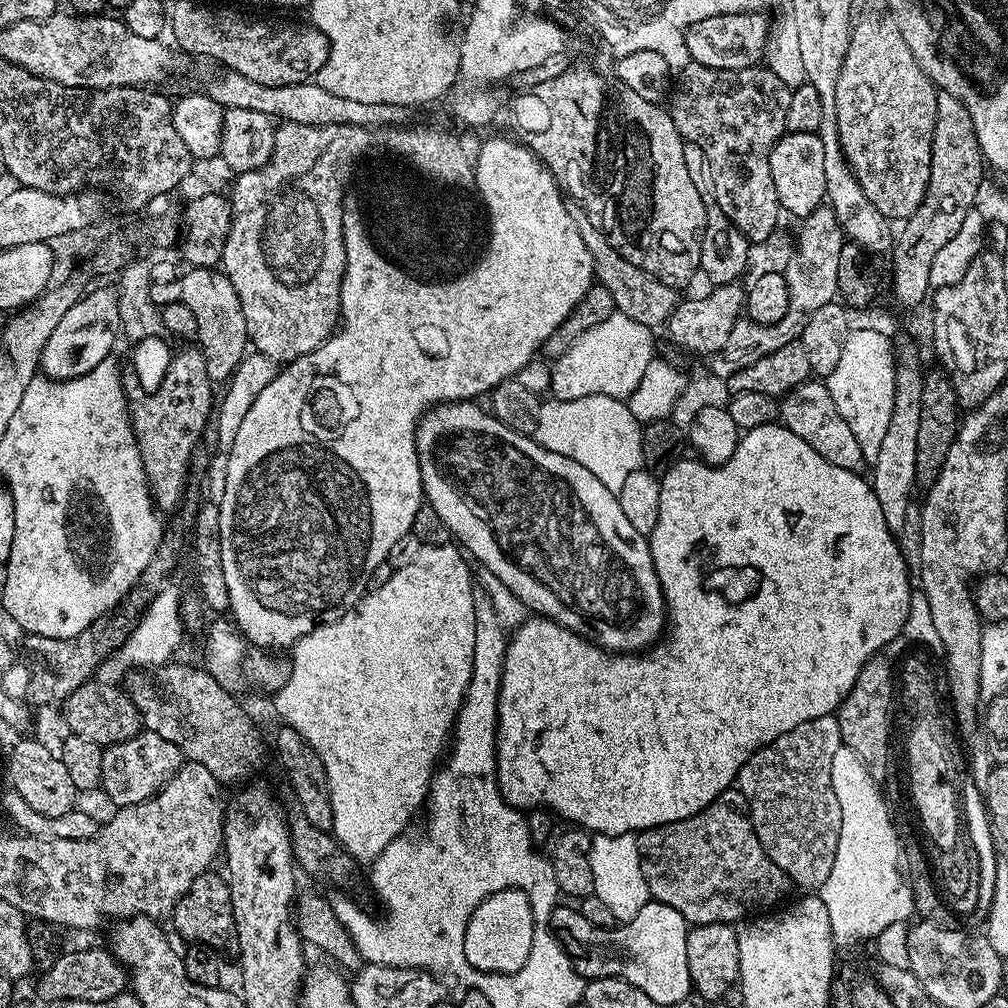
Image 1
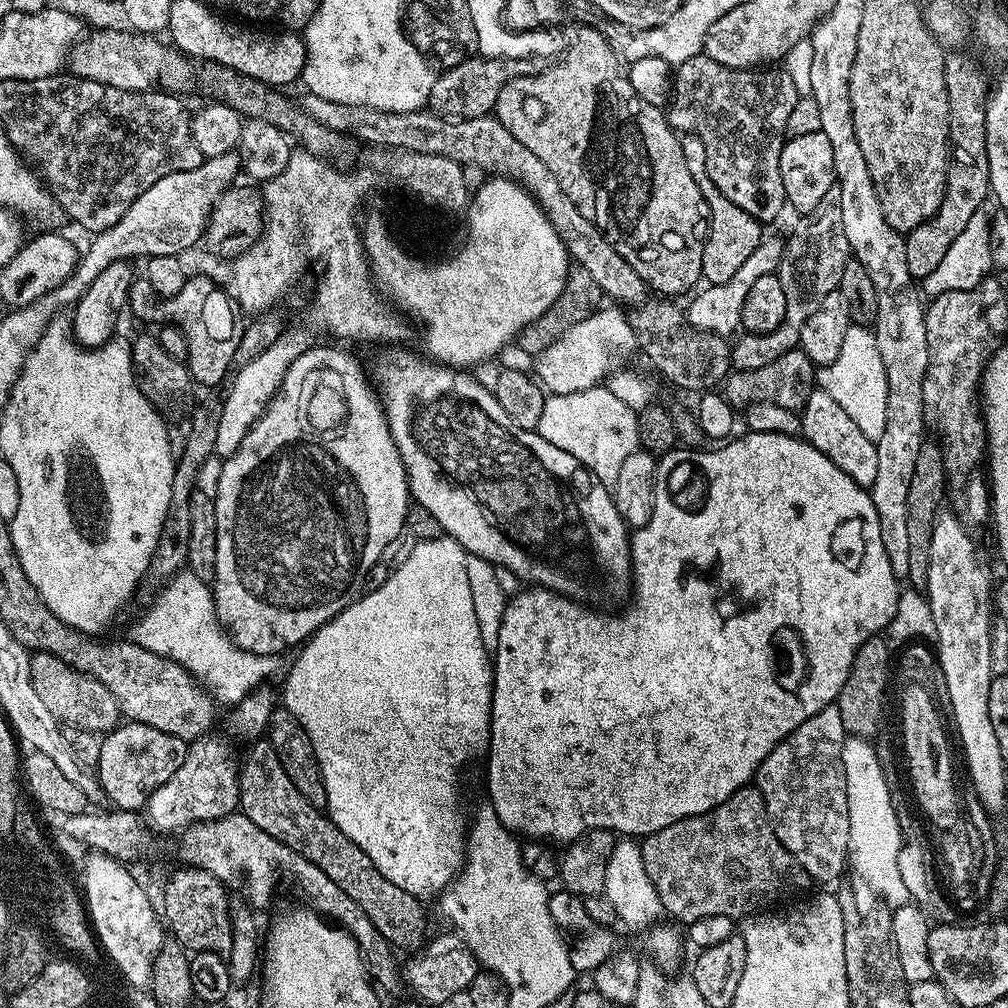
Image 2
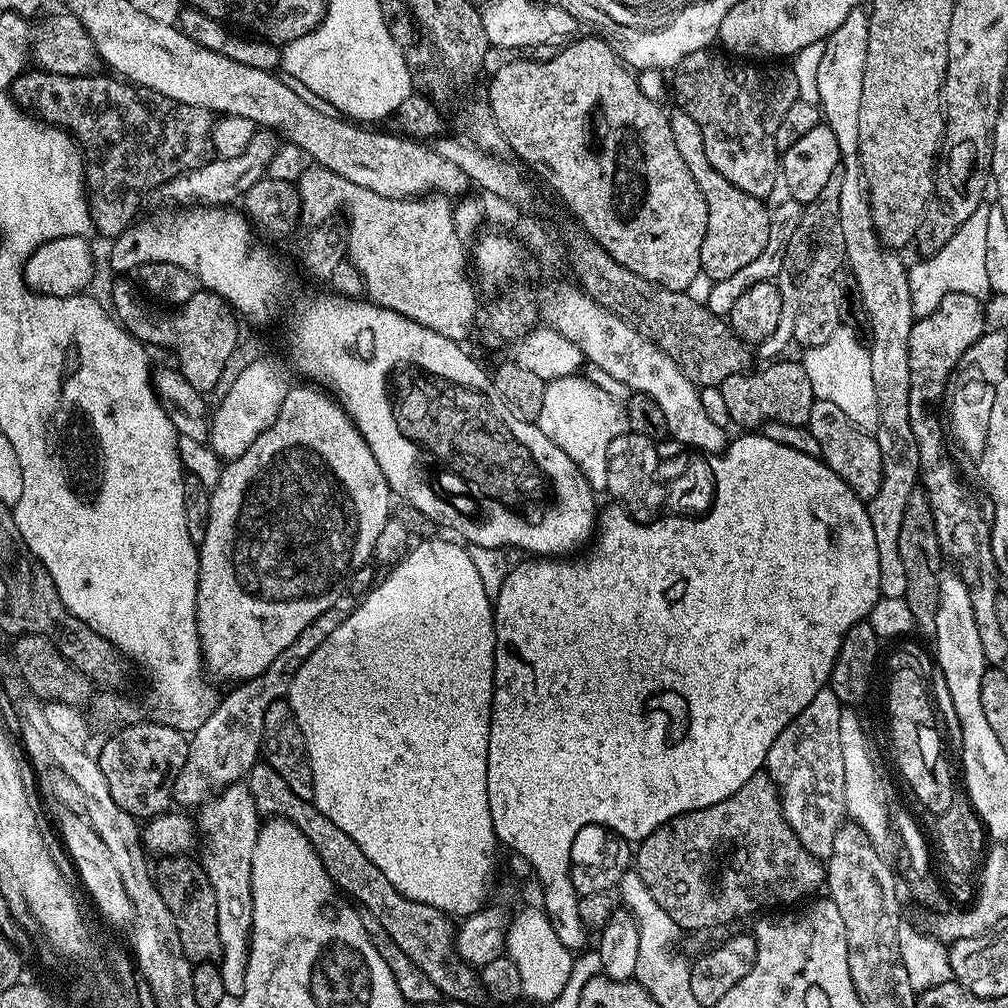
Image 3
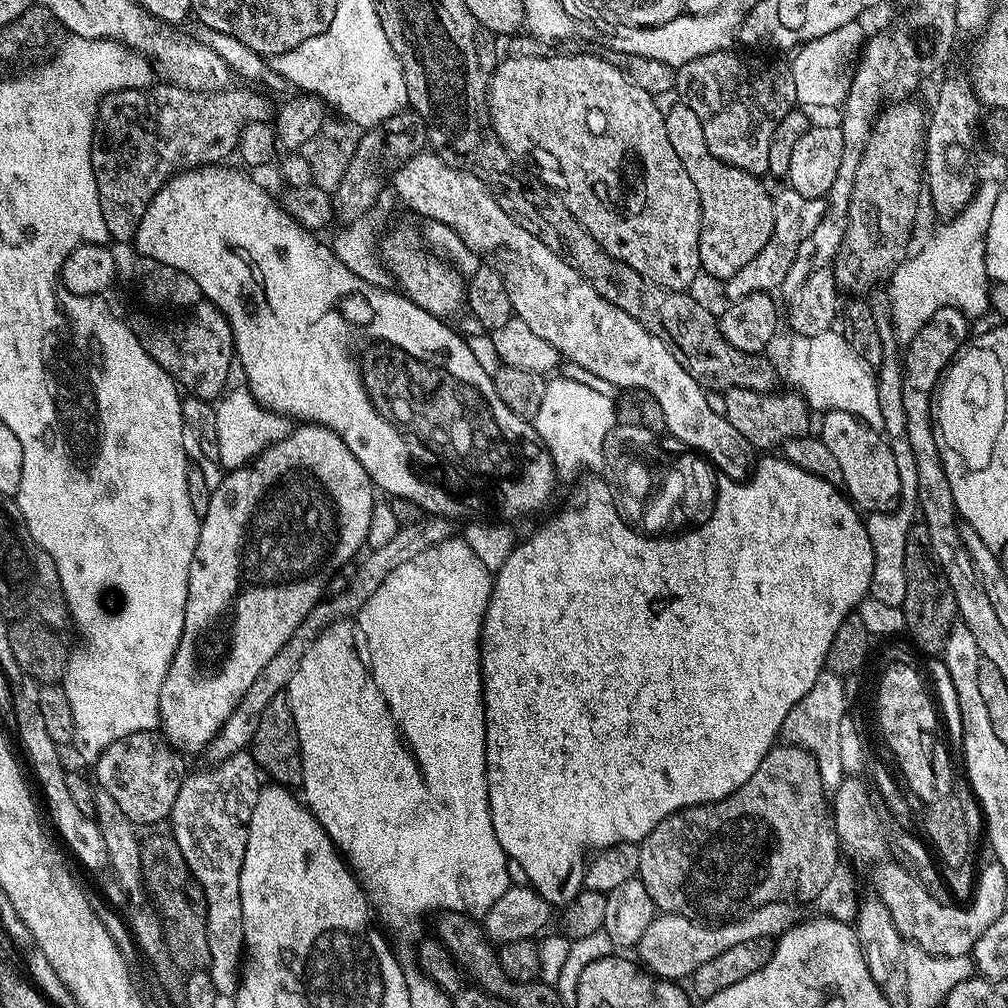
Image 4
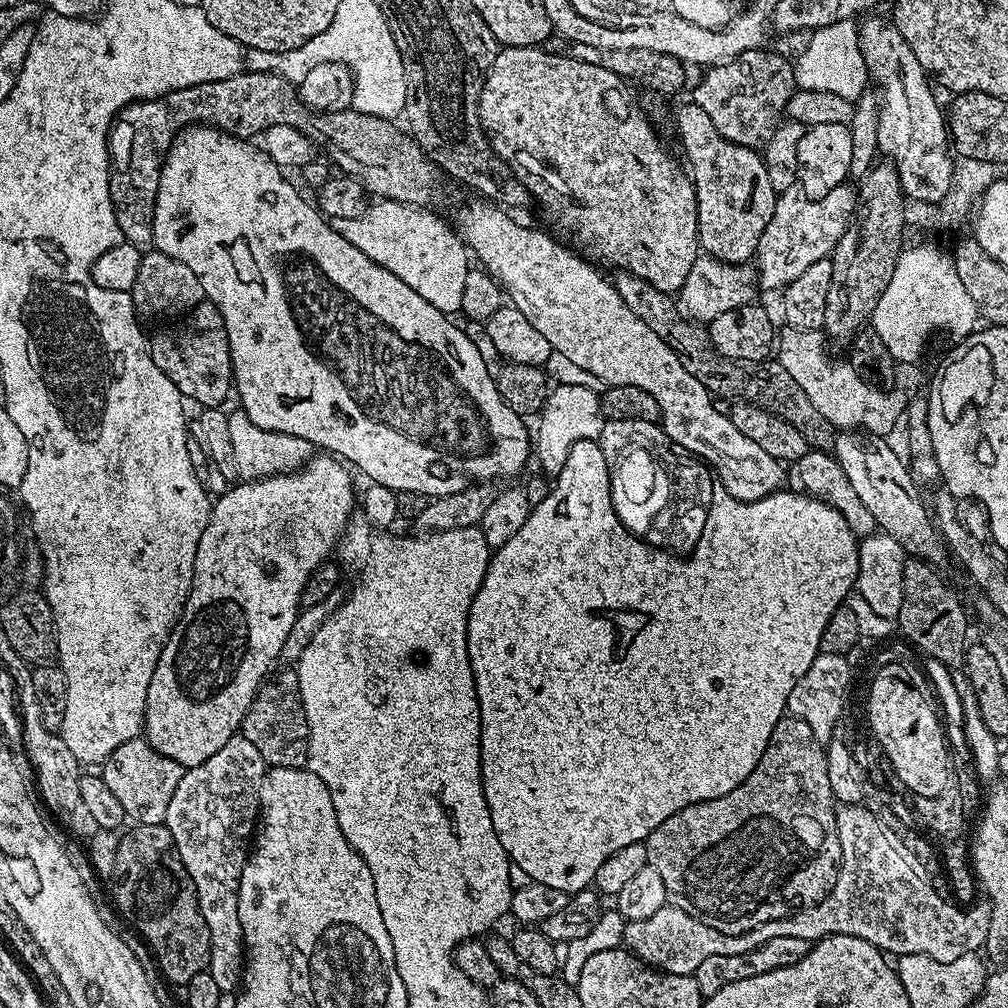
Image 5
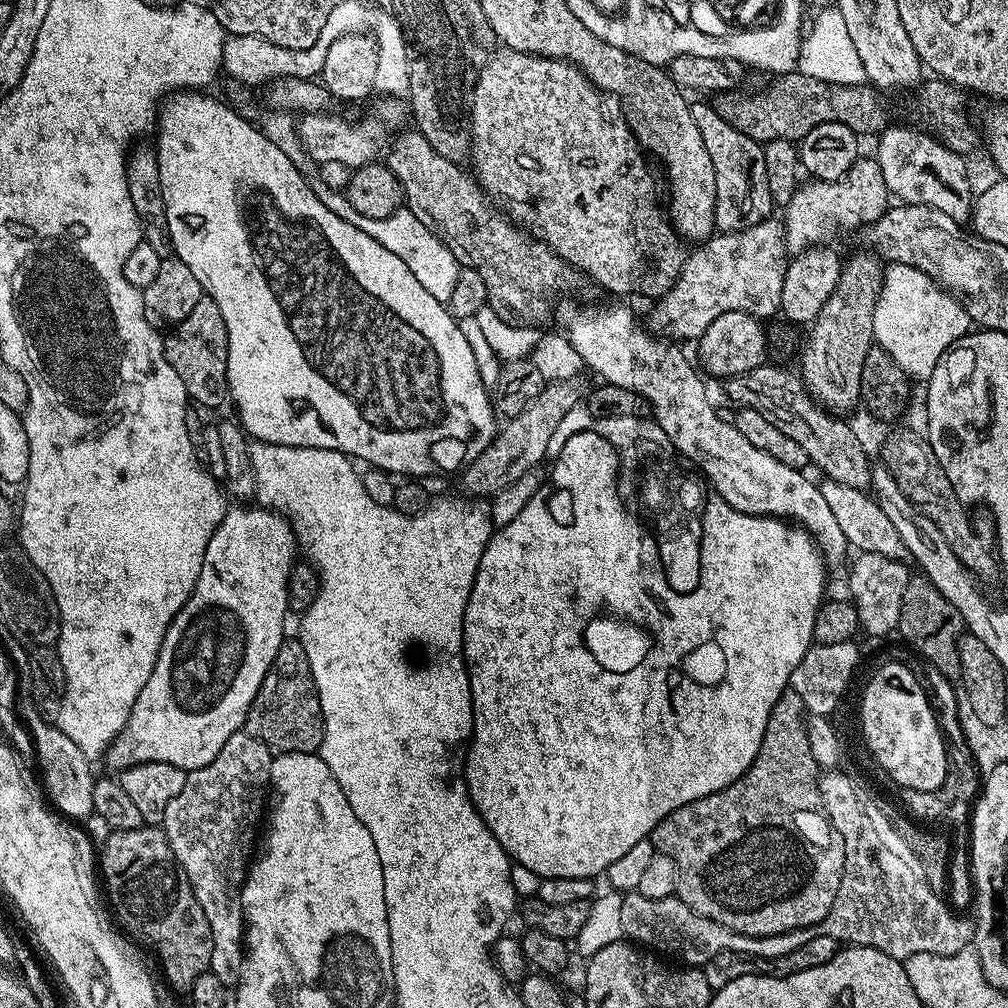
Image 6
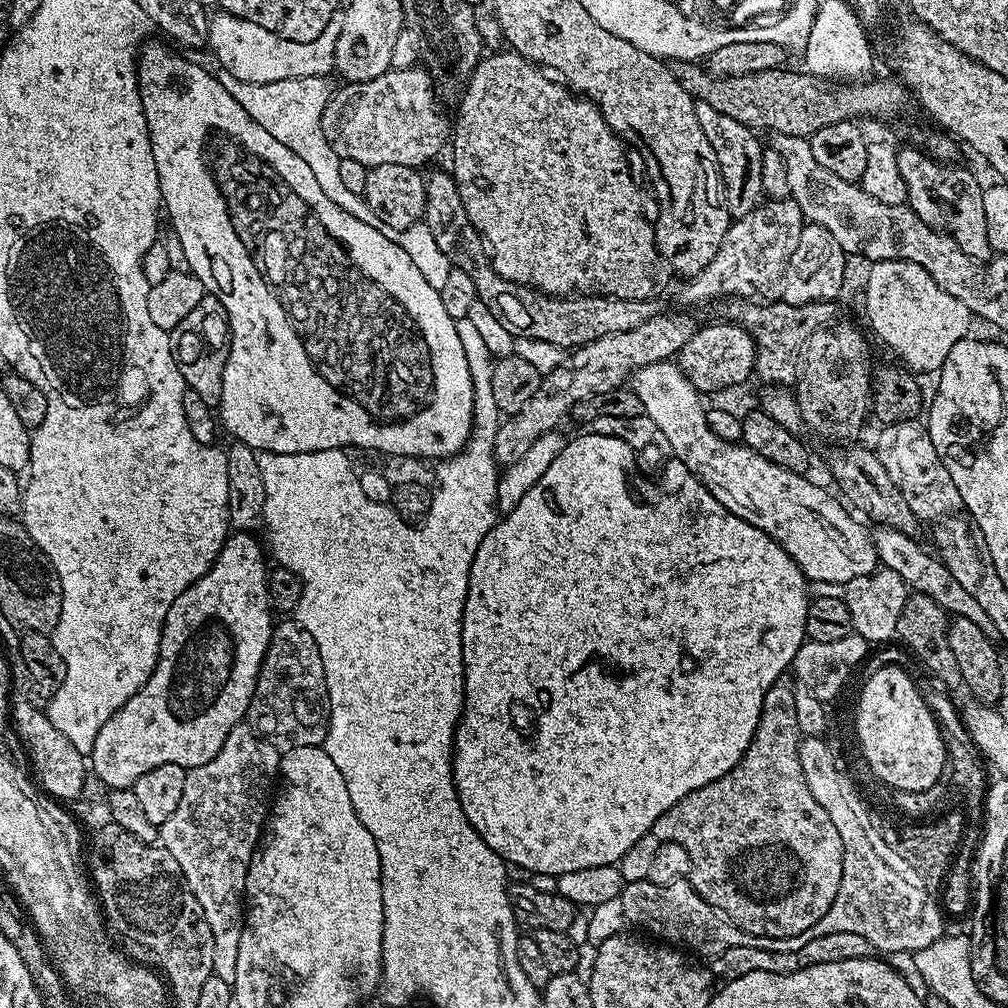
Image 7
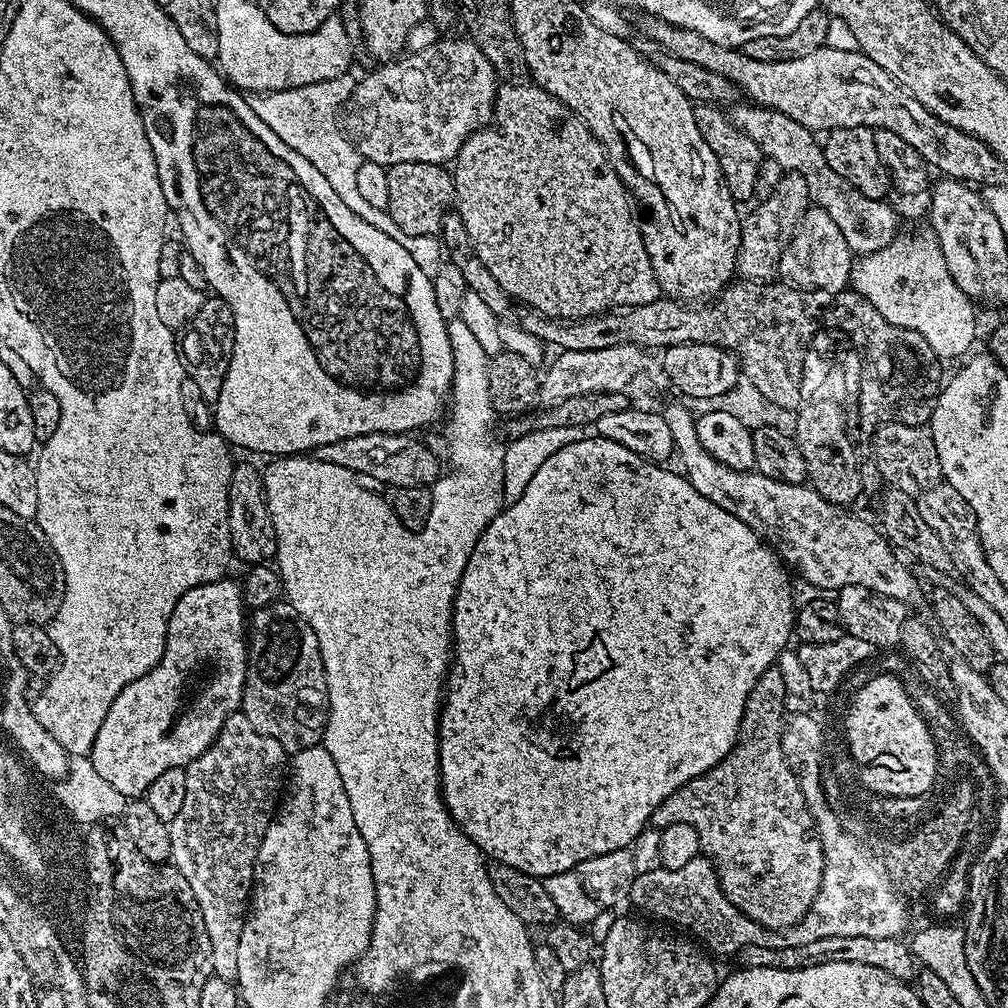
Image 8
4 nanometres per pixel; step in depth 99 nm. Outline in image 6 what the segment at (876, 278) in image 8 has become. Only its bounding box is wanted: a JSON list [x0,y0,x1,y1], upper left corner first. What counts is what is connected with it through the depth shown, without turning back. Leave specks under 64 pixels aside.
[874,263,968,382]

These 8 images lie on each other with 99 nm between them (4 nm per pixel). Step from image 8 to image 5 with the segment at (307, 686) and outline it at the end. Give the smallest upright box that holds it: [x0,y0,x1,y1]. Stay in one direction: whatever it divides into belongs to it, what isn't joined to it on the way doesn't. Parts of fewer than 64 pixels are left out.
[242,670,309,768]

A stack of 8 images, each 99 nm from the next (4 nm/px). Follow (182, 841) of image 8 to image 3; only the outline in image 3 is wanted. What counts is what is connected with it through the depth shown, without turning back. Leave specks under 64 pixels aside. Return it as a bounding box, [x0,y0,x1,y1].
[198,782,261,996]

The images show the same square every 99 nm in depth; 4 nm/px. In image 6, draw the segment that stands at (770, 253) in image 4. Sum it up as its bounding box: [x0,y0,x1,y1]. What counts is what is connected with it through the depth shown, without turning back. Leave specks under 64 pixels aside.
[784,158,890,251]

